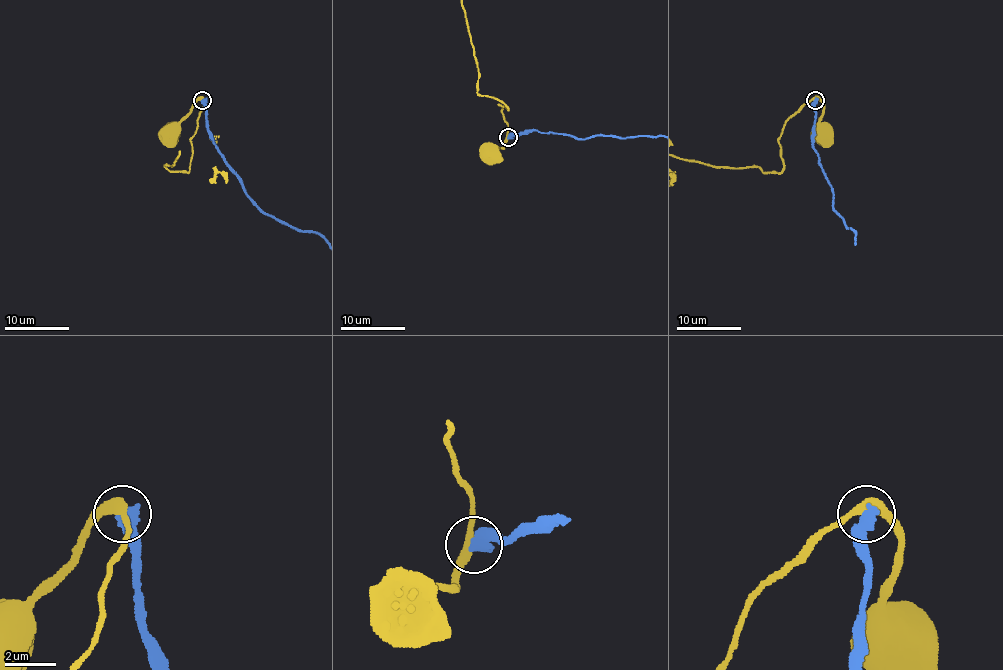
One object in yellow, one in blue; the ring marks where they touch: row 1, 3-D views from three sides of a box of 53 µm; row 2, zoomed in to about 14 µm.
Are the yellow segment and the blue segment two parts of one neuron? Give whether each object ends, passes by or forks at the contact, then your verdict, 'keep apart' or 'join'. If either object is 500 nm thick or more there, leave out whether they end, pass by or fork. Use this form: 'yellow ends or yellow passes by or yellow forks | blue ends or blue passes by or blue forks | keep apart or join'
keep apart

